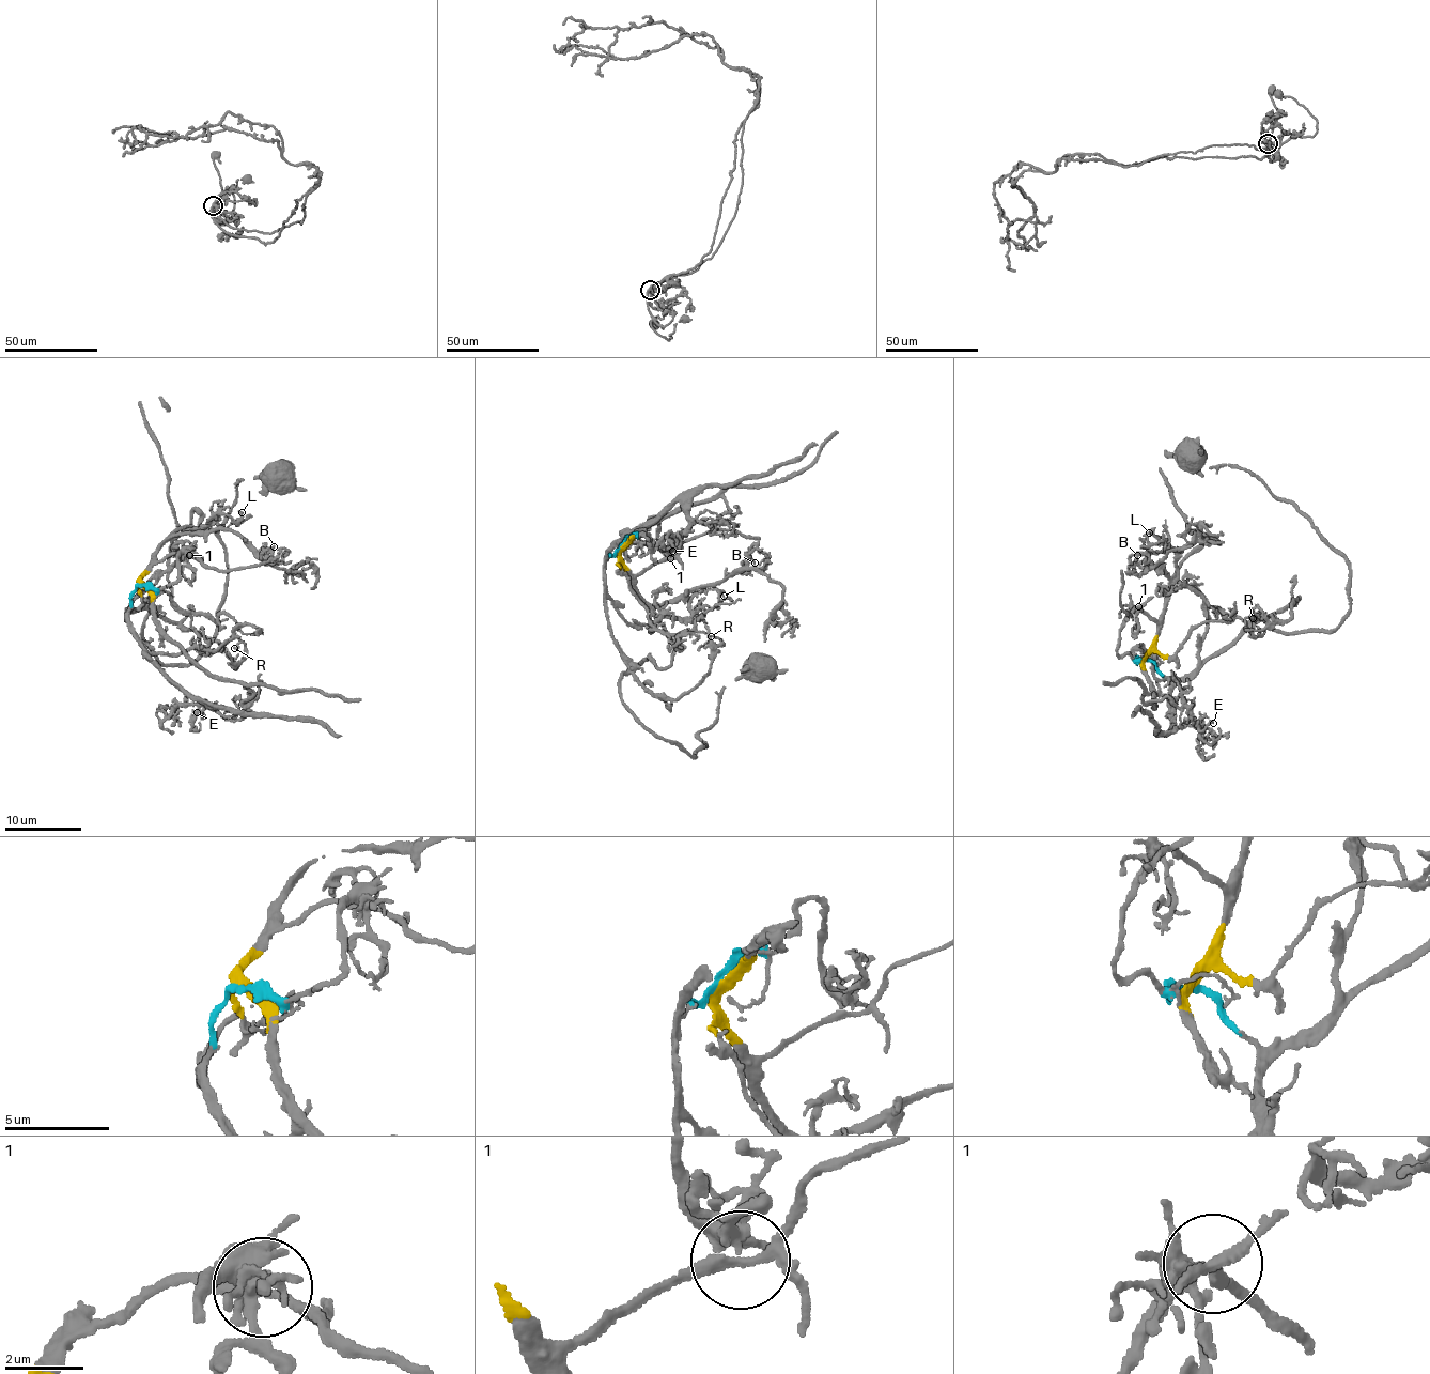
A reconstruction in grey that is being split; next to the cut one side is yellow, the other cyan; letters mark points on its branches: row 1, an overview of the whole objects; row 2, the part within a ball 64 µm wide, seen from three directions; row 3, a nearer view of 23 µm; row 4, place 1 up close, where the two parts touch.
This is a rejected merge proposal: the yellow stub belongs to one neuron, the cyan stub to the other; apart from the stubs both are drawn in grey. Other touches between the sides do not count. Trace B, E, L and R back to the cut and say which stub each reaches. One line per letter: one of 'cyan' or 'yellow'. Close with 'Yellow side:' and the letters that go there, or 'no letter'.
B: yellow
E: cyan
L: yellow
R: cyan
Yellow side: B, L

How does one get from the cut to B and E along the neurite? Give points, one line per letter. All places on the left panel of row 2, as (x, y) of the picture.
B: (139, 583), (139, 577), (149, 567), (173, 554), (187, 554), (224, 570), (255, 567), (273, 558), (274, 545)
E: (139, 585), (127, 613), (129, 631), (166, 676), (213, 707), (207, 706), (201, 718), (205, 716), (196, 712)

